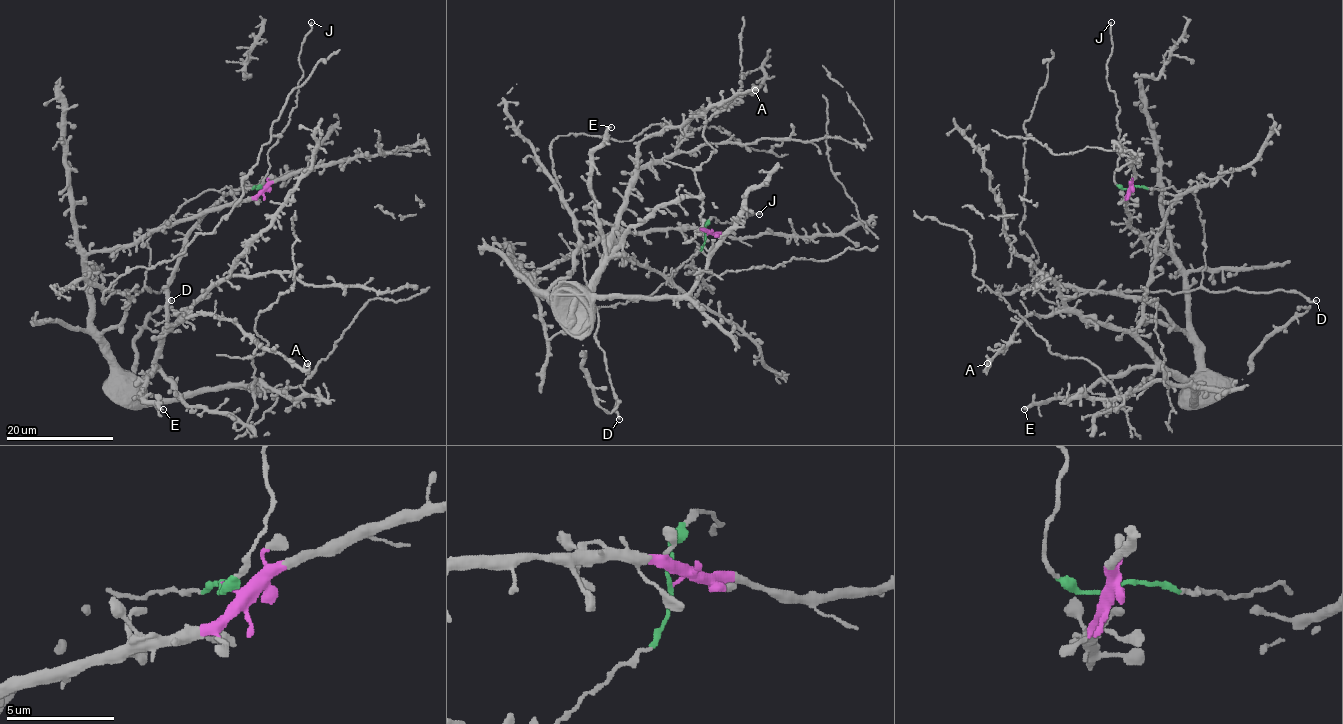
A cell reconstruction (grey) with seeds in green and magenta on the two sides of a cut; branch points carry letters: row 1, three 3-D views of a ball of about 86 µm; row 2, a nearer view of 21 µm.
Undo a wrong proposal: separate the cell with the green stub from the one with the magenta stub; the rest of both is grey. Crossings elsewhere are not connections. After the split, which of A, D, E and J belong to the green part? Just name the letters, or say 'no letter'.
D, J

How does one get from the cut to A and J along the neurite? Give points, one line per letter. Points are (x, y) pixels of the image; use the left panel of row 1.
A: (257, 187), (130, 244), (91, 251), (90, 334), (133, 381), (188, 311), (232, 319), (263, 347), (307, 363)
J: (257, 187), (264, 181), (270, 166), (268, 152), (296, 105), (303, 70), (299, 58), (311, 22)

